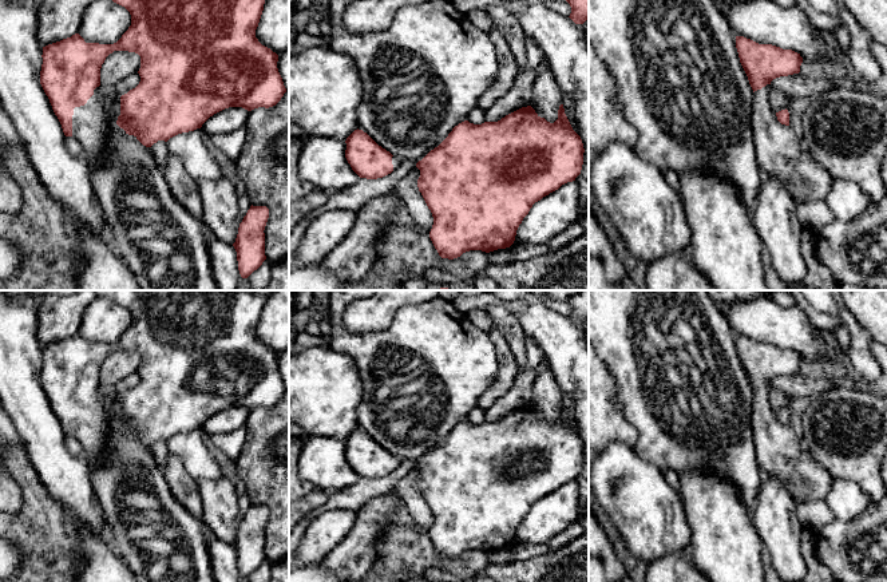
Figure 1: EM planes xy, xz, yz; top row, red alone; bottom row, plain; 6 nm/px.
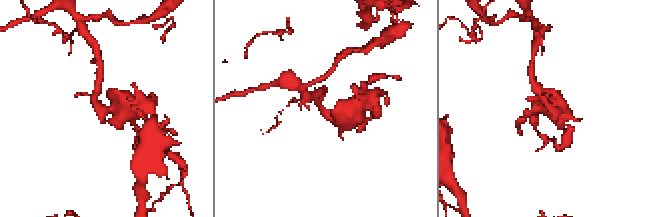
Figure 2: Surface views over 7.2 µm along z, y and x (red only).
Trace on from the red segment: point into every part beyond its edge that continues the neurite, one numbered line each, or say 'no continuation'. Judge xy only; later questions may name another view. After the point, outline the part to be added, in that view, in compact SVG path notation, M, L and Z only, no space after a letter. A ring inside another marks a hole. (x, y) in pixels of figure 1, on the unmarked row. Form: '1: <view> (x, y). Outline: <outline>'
1: xy (90, 427). Outline: M100 385L84 405L75 407L72 415L72 438L83 447L83 455L95 467L107 467L110 459L104 456L110 450L110 428Z

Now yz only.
1: yz (777, 447). Outline: M771 385L753 392L751 427L761 472L776 476L797 504L825 500L835 478L815 459L804 458L800 438L777 420L769 403Z

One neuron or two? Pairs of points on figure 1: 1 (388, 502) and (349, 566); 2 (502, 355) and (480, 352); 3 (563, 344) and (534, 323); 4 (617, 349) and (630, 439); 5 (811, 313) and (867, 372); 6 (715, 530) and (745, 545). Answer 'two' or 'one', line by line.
1: one
2: two
3: one
4: two
5: one
6: one

